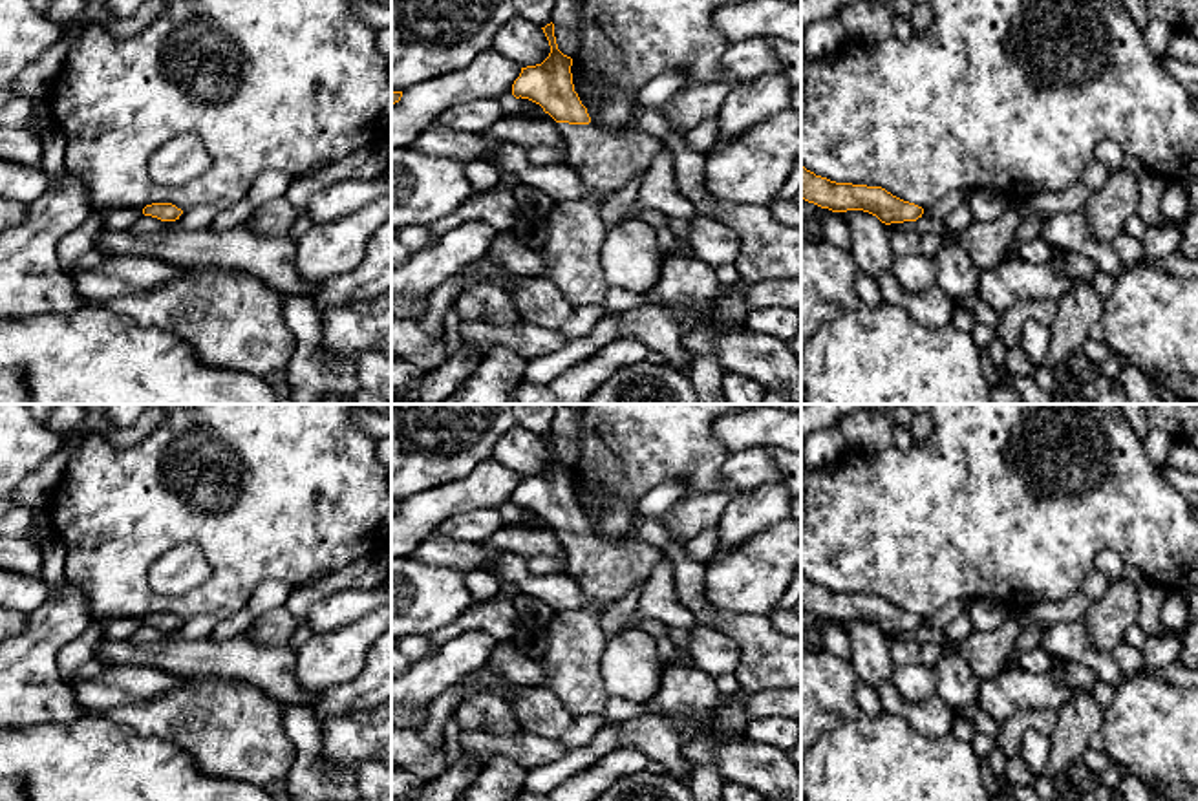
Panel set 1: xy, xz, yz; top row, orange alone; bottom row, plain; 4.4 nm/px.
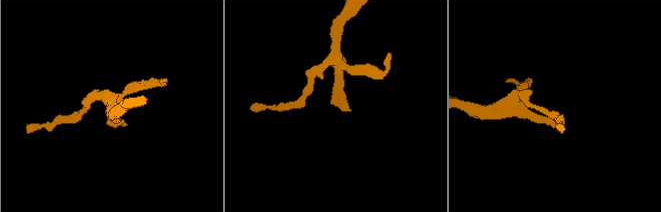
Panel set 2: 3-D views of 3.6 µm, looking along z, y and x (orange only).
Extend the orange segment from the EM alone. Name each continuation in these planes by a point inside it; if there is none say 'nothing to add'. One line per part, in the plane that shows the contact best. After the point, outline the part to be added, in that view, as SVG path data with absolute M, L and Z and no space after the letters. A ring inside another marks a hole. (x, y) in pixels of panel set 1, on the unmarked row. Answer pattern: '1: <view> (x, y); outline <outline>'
1: xz (606, 571); outline M558 532L567 552L565 574L585 594L578 609L560 611L547 629L545 666L552 693L574 717L602 715L609 700L600 677L605 633L602 614L642 587L664 552L636 539L605 541L598 534Z

